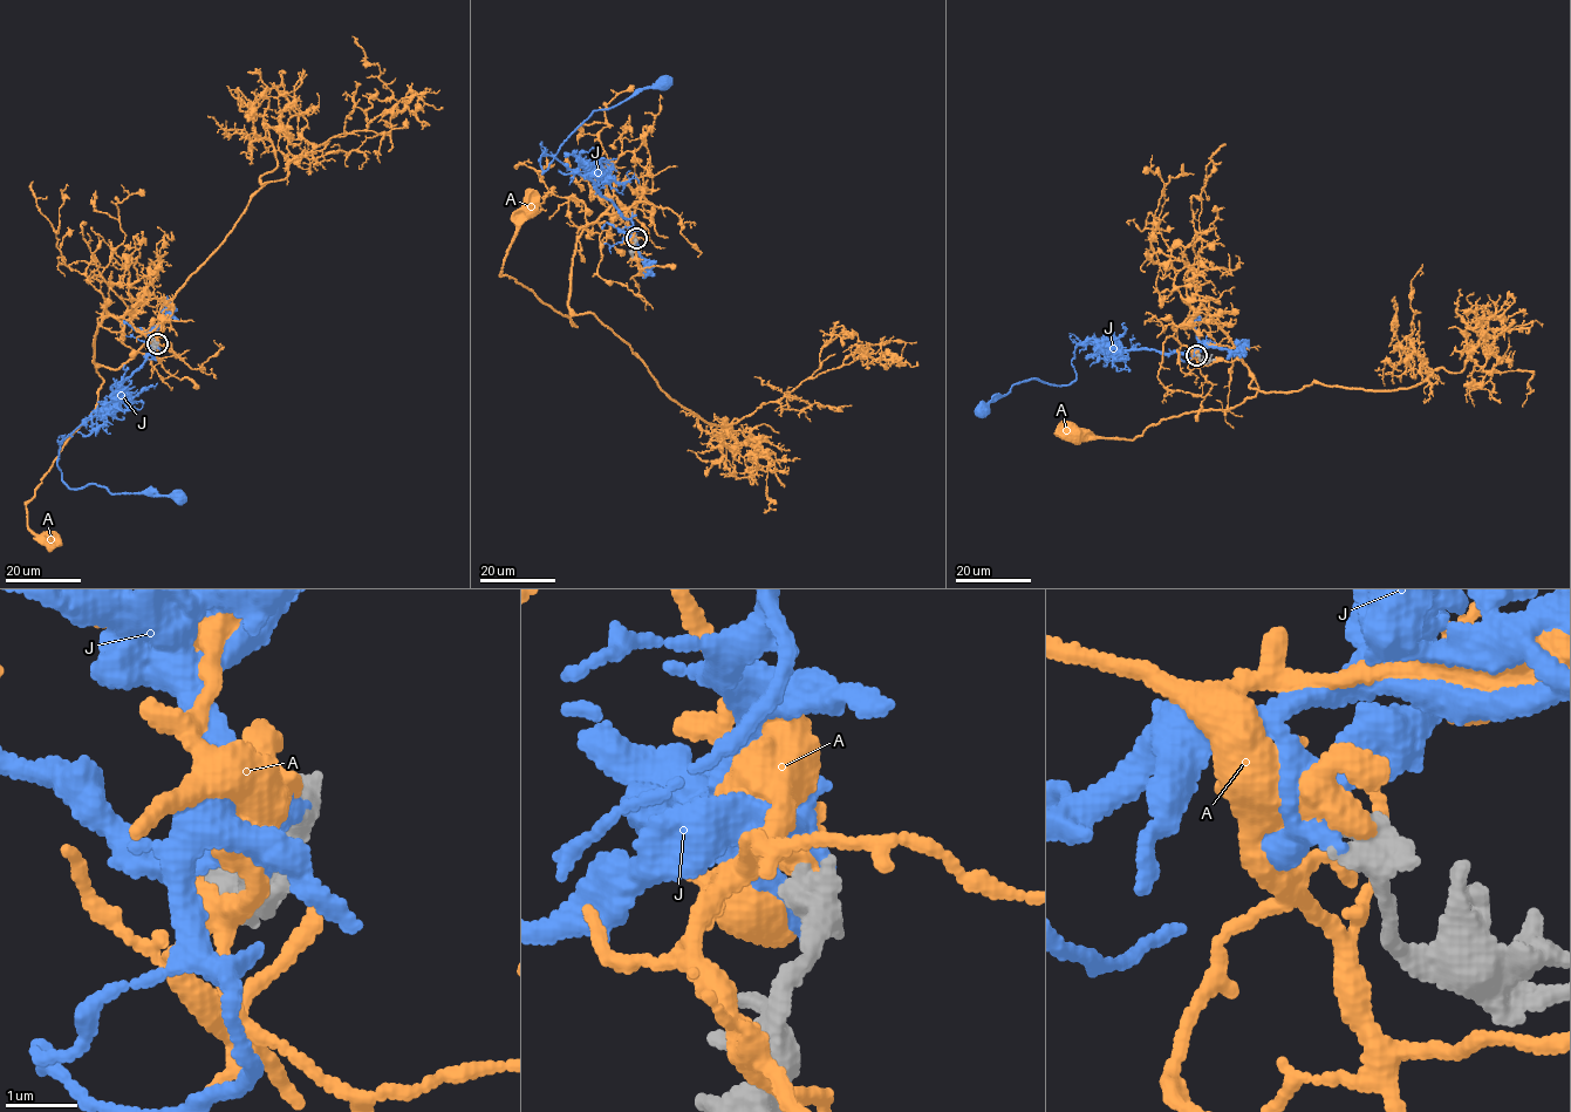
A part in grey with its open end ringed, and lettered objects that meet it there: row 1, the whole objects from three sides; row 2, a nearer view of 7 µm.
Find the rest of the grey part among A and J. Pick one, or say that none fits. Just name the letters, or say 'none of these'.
J

